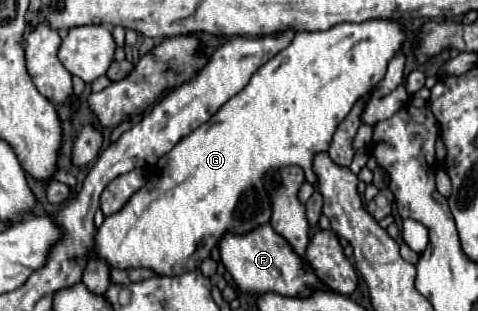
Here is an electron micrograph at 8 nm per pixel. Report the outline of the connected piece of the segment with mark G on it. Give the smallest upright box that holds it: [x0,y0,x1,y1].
[89,19,405,275]

